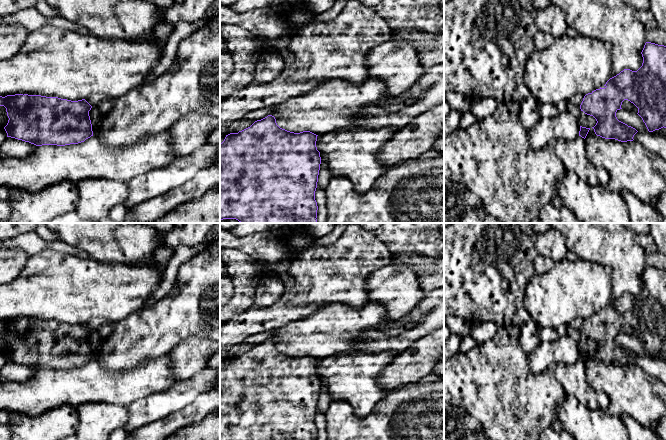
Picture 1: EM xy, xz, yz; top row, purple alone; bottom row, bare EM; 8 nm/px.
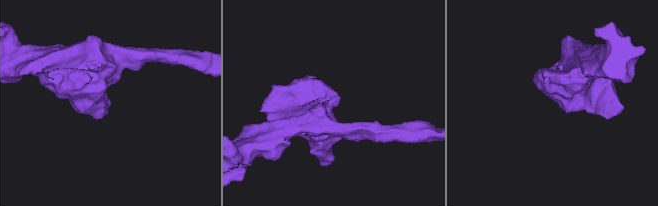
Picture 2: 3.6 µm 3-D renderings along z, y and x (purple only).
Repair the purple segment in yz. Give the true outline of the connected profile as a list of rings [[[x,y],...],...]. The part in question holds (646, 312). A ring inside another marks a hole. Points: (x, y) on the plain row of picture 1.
[[[646,266],[641,278],[643,287],[637,295],[624,293],[610,302],[604,312],[600,311],[584,320],[580,333],[596,343],[597,347],[592,352],[597,360],[621,366],[634,364],[633,361],[638,355],[616,341],[616,336],[622,333],[624,324],[630,325],[638,332],[637,338],[649,356],[666,352],[666,270]]]

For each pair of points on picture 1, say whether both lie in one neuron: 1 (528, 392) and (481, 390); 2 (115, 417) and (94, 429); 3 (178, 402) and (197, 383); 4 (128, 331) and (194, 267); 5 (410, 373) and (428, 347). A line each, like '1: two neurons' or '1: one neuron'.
1: one neuron
2: one neuron
3: one neuron
4: one neuron
5: one neuron

